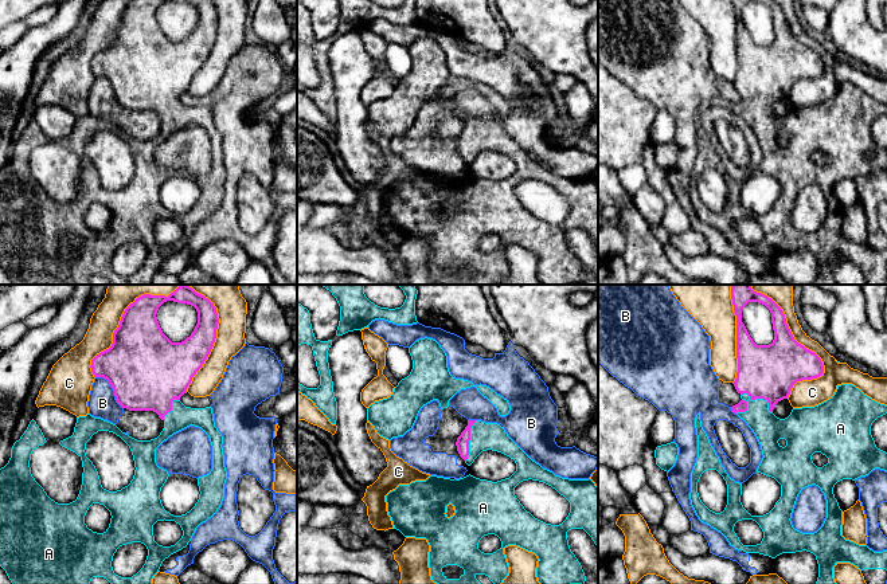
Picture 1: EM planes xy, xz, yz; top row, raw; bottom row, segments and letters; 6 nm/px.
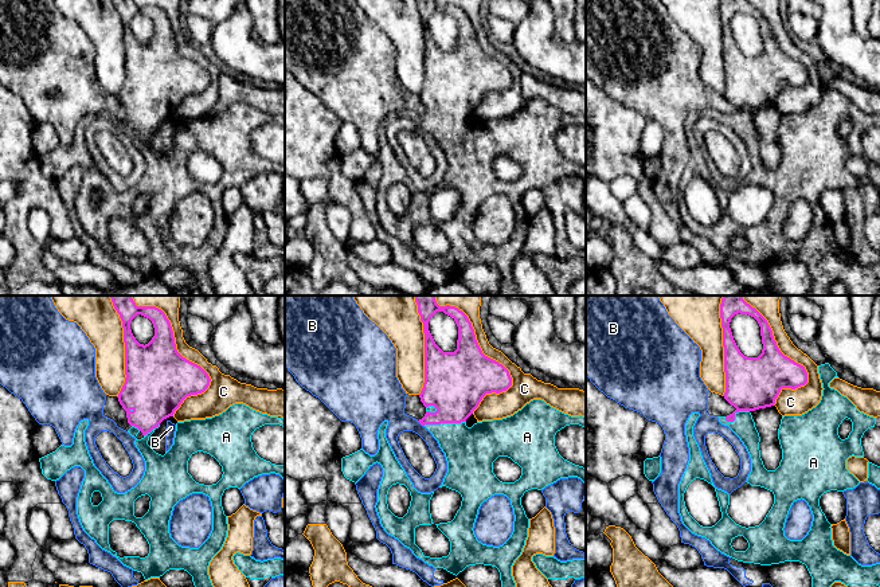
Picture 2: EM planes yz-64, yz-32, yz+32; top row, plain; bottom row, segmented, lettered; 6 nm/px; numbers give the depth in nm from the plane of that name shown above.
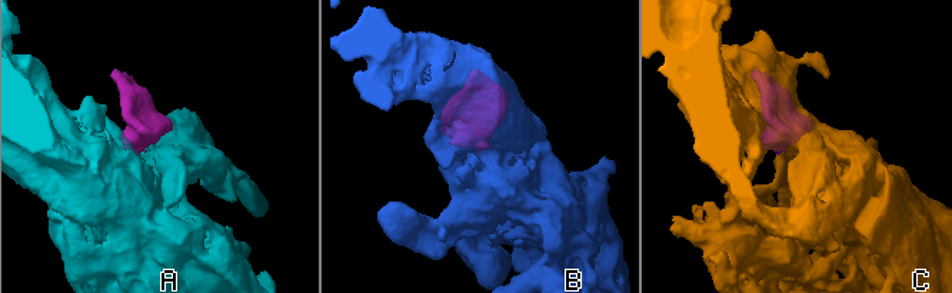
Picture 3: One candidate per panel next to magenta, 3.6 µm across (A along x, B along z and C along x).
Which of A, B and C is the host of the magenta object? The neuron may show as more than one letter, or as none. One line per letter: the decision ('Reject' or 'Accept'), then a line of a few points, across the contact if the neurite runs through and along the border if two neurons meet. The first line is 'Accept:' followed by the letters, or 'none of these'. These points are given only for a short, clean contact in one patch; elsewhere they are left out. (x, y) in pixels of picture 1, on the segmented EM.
Accept: A
A: Accept
B: Reject
C: Reject

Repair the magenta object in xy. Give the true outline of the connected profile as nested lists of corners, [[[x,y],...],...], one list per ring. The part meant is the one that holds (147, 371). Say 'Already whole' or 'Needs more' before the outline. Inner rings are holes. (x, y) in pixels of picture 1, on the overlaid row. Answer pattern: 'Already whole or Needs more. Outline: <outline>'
Needs more. Outline: [[[180,285],[168,297],[144,294],[130,303],[113,333],[113,344],[91,360],[94,377],[103,377],[114,391],[117,403],[129,411],[153,411],[164,422],[160,435],[151,440],[137,440],[122,432],[116,424],[94,418],[90,413],[77,418],[71,436],[59,444],[75,452],[82,460],[82,485],[75,501],[58,503],[51,499],[44,489],[31,474],[31,454],[47,440],[32,419],[11,448],[8,463],[0,469],[0,567],[5,571],[12,584],[90,584],[93,577],[103,577],[110,584],[152,584],[163,561],[181,550],[191,541],[196,528],[211,518],[224,498],[227,471],[224,467],[223,436],[215,427],[211,407],[185,407],[180,397],[187,393],[192,377],[207,360],[215,338],[219,318],[216,307],[204,295],[188,285]],[[167,302],[187,303],[196,309],[198,324],[181,342],[172,342],[161,330],[157,321],[159,307]],[[195,426],[202,428],[212,446],[212,470],[198,478],[199,499],[195,506],[181,516],[167,512],[160,499],[160,491],[169,474],[156,463],[156,448],[173,434]],[[98,431],[109,431],[120,436],[130,448],[134,460],[134,475],[130,483],[121,490],[109,491],[102,487],[98,471],[86,456],[86,443]],[[93,503],[103,505],[110,512],[110,524],[103,533],[93,532],[85,524],[85,516]],[[157,521],[175,521],[183,530],[181,538],[171,546],[155,541],[153,525]],[[141,542],[148,549],[142,568],[132,577],[114,573],[112,561],[122,545]]]

